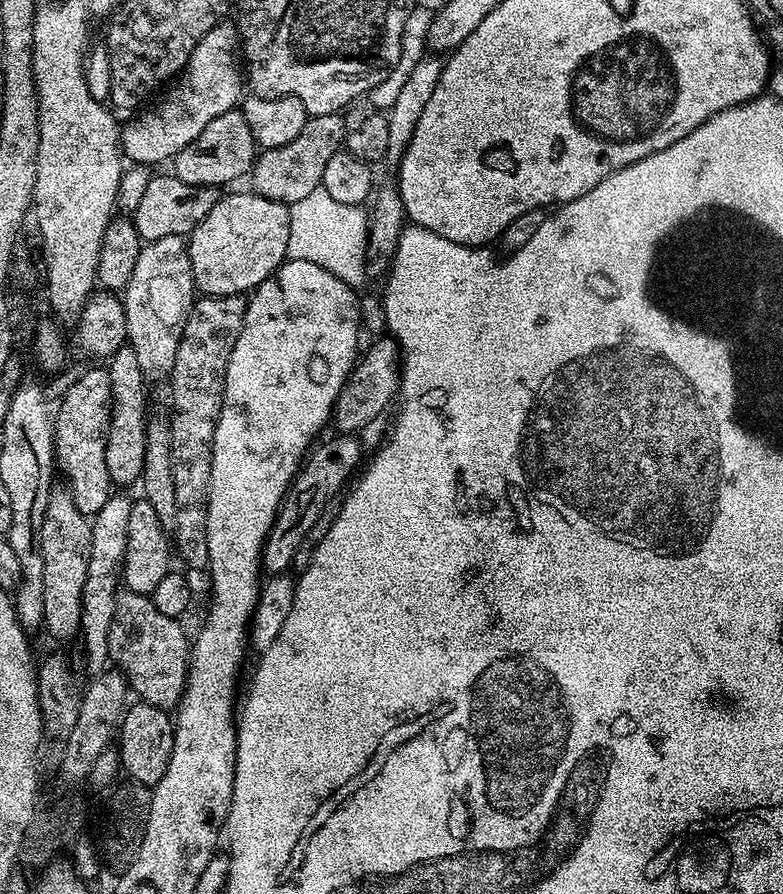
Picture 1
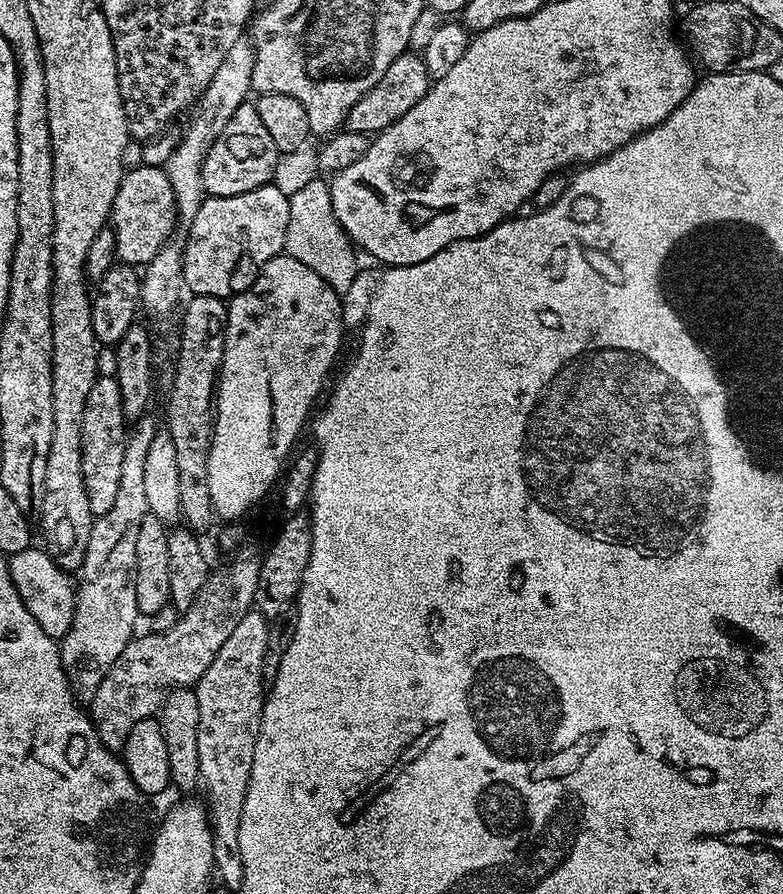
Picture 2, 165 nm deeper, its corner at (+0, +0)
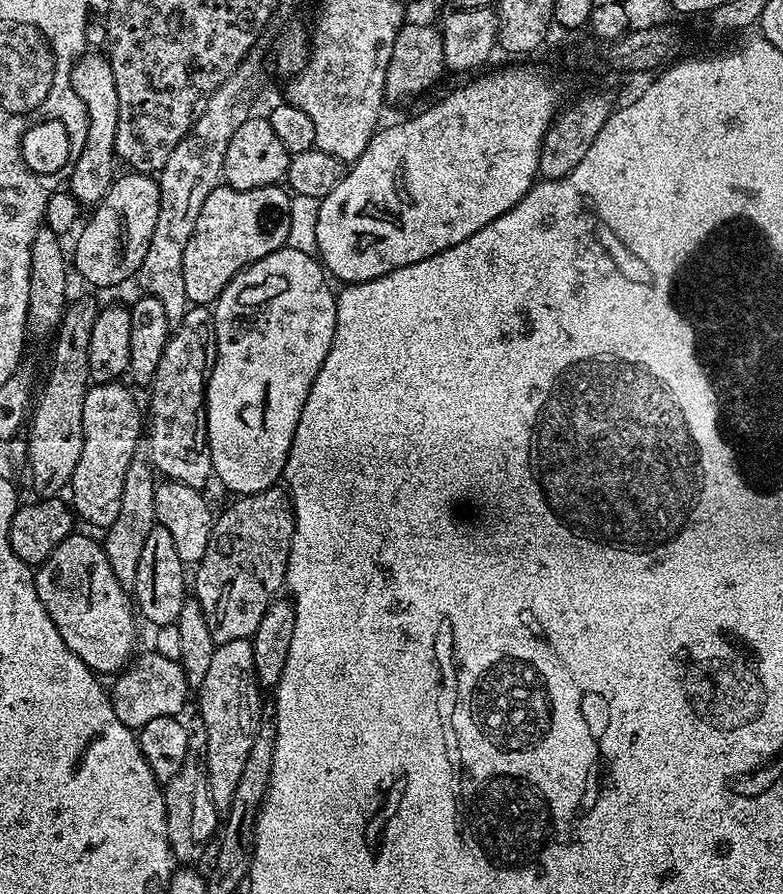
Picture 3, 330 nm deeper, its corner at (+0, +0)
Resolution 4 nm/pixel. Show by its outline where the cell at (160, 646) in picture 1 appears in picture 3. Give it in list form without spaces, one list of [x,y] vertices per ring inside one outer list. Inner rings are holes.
[[[199,718],[193,719],[193,724],[187,725],[188,730],[188,753],[186,762],[182,762],[182,770],[170,778],[168,784],[163,785],[164,805],[166,806],[166,826],[168,827],[168,842],[172,850],[172,855],[181,865],[195,865],[195,860],[200,860],[204,856],[204,843],[208,839],[215,837],[218,832],[218,809],[210,798],[210,786],[208,785],[208,767],[206,766],[206,726]]]

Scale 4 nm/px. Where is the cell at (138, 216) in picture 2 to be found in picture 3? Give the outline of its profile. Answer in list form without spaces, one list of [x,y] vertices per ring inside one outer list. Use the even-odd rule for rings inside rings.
[[[129,171],[127,173],[128,176],[120,176],[117,175],[115,179],[113,179],[112,185],[110,186],[110,190],[104,196],[104,199],[100,201],[99,204],[95,205],[92,217],[88,220],[88,225],[85,226],[84,229],[81,227],[79,229],[80,237],[76,240],[76,264],[74,260],[74,268],[80,271],[80,276],[85,280],[88,284],[93,284],[96,288],[112,288],[115,284],[124,284],[128,279],[135,277],[137,273],[140,271],[140,267],[142,266],[142,262],[146,258],[146,250],[150,246],[150,238],[154,234],[154,222],[158,222],[158,202],[160,201],[160,185],[157,183],[155,179],[151,175],[142,173],[142,172],[133,172]]]

